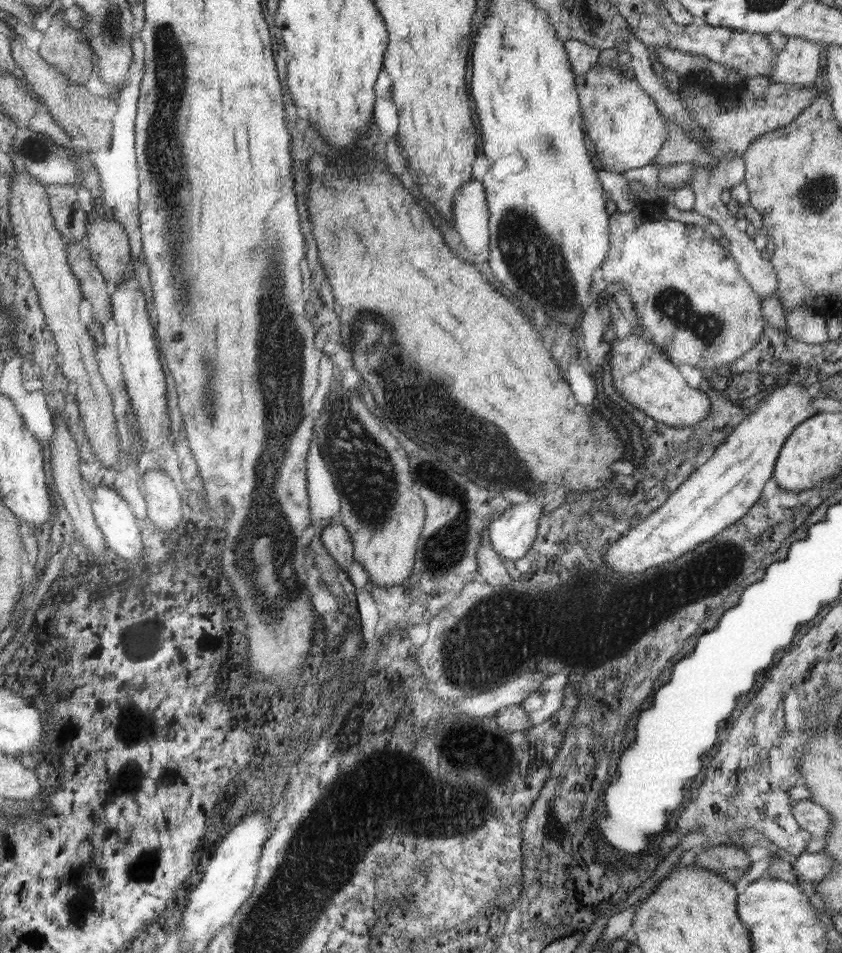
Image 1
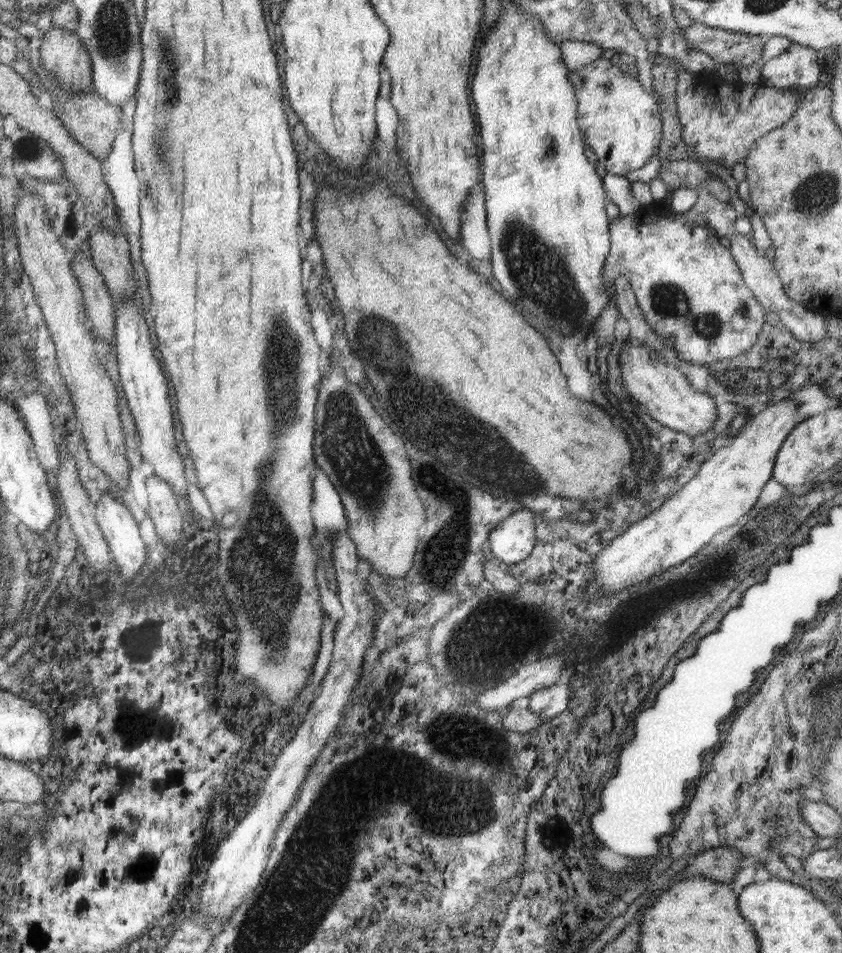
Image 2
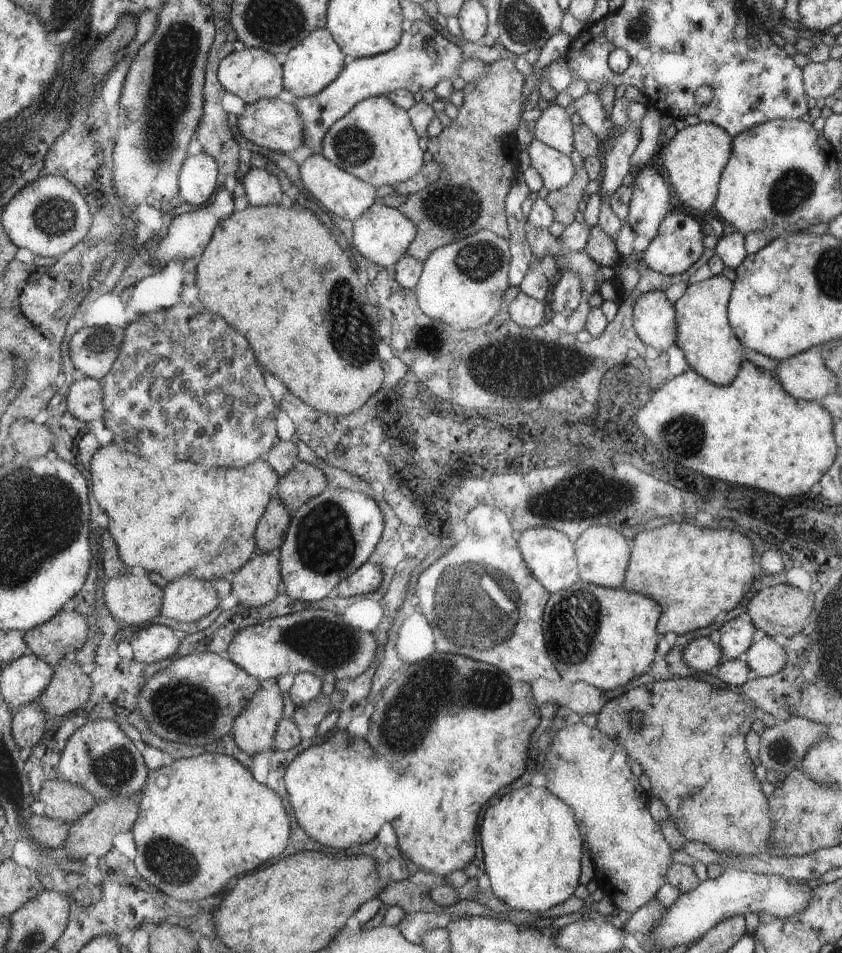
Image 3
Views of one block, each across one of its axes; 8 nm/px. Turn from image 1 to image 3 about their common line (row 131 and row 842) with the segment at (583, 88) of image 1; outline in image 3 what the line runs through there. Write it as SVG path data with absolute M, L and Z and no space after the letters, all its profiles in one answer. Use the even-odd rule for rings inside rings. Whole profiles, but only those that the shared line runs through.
M585 723L569 724L565 728L558 731L556 738L554 738L553 743L551 744L551 750L547 754L547 758L544 761L543 772L546 775L547 781L545 787L552 793L554 793L560 800L565 801L568 805L571 805L571 808L575 812L576 820L578 820L579 830L583 833L584 842L588 844L588 850L590 850L591 860L593 862L594 869L594 879L598 882L600 888L603 889L605 894L614 896L619 907L629 910L633 913L639 911L644 904L648 904L652 899L656 897L656 892L660 890L664 884L667 883L666 872L672 863L674 863L673 858L673 849L666 842L666 839L663 837L659 823L652 819L650 812L648 812L648 795L645 790L642 790L638 778L630 772L630 762L628 762L629 753L626 749L621 746L618 742L615 742L604 733L601 729L590 728Z

